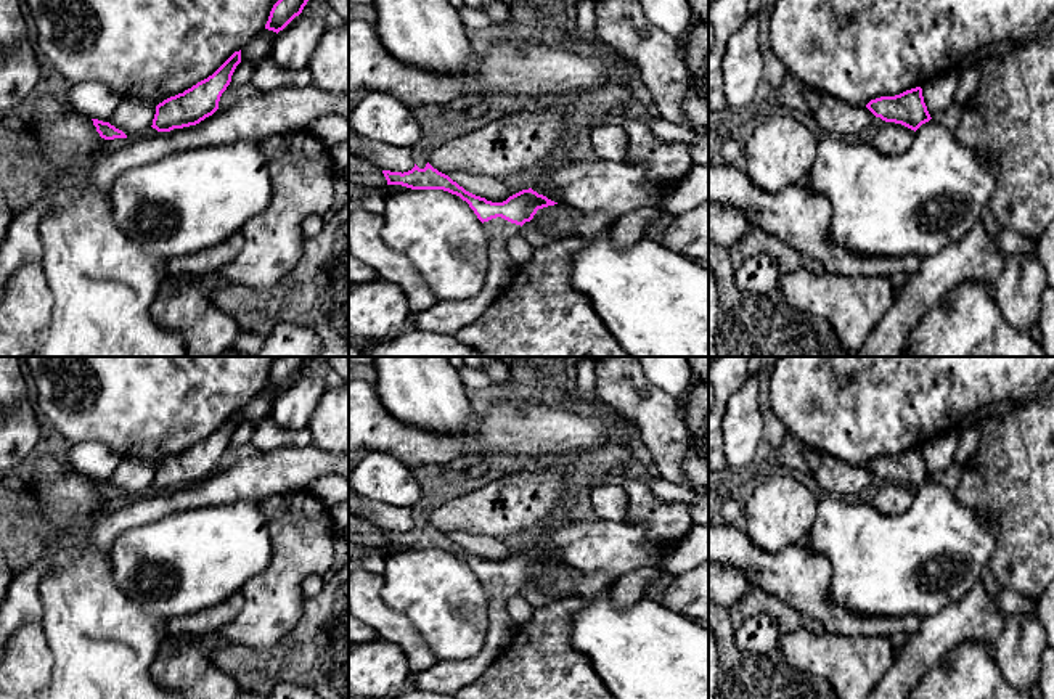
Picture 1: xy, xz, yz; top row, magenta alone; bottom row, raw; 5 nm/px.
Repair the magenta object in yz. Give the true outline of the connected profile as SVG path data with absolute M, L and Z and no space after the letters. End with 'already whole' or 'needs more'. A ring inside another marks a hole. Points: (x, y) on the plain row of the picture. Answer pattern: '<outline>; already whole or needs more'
M921 447L906 450L895 456L871 460L866 468L882 480L901 484L914 492L932 479L924 463Z; already whole

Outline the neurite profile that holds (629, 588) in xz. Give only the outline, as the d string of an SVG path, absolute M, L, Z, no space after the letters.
M646 567L617 577L611 590L611 601L620 609L636 604L644 599L646 590L660 577L660 574L660 567Z

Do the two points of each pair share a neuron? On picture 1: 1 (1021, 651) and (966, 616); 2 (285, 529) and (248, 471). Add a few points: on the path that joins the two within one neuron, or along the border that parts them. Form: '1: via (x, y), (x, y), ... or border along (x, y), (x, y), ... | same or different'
1: border along (1008, 614), (993, 654) | different
2: border along (302, 490), (269, 495), (259, 502) | different

